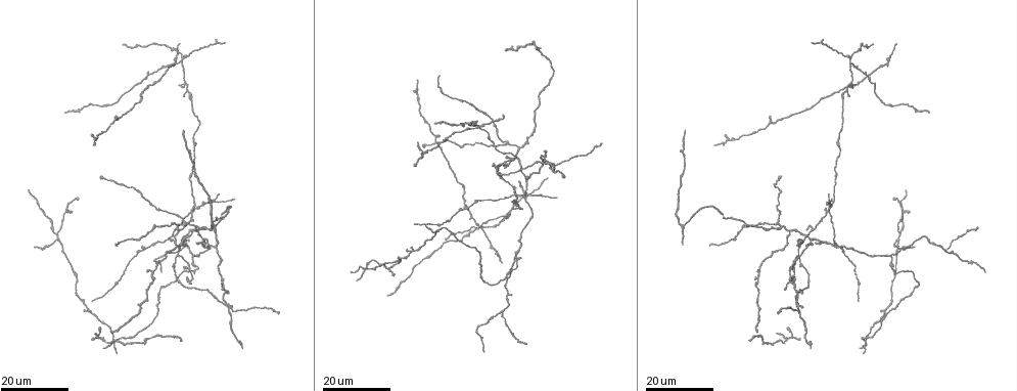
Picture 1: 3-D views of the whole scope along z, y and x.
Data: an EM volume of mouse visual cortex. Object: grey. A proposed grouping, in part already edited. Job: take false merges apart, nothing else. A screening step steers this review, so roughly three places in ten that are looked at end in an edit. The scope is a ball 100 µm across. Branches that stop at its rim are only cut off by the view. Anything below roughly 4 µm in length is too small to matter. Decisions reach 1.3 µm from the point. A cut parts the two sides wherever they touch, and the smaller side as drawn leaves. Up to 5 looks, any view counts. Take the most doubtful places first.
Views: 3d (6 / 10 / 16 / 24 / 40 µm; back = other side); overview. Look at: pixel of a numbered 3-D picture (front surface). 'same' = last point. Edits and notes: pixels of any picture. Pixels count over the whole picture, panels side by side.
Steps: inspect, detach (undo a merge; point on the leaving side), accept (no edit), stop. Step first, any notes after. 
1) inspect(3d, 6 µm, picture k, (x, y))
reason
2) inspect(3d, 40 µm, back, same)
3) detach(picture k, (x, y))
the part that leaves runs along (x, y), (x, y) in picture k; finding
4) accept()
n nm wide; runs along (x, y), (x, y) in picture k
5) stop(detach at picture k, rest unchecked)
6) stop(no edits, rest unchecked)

inspect(3d, 16 µm, picture 1, (520, 146))
a fork

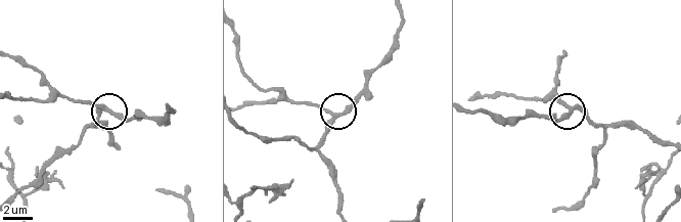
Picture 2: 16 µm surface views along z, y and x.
inspect(3d, 10 µm, picture 2, (331, 115))

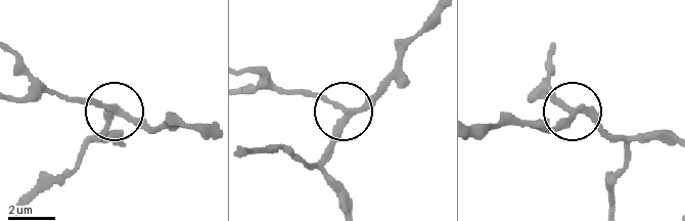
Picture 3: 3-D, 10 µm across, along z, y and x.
accept()
runs along (667, 143), (608, 135), (551, 98) in picture 3; one neuron here

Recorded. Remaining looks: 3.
inspect(3d, 24 µm, picture 1, (945, 250))
side arm on a straight run

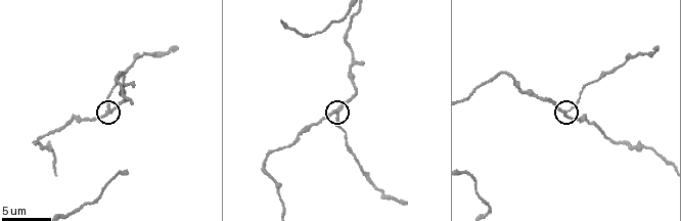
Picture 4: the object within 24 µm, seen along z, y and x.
inspect(3d, 6 µm, picture 4, (566, 114))
closer look

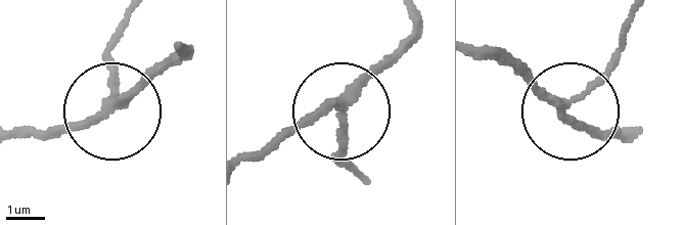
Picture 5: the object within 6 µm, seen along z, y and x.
accept()
runs along (412, 14), (402, 43), (347, 111), (344, 167) in picture 5; continuous, no second neuron

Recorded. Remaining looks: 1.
stop(no edits, rest unchecked)

